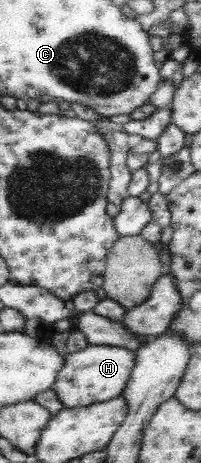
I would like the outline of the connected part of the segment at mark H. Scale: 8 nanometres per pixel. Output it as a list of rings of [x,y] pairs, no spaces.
[[[91,344],[81,351],[68,353],[66,361],[63,371],[59,371],[57,381],[52,387],[65,408],[103,403],[119,397],[137,365],[134,350]]]

